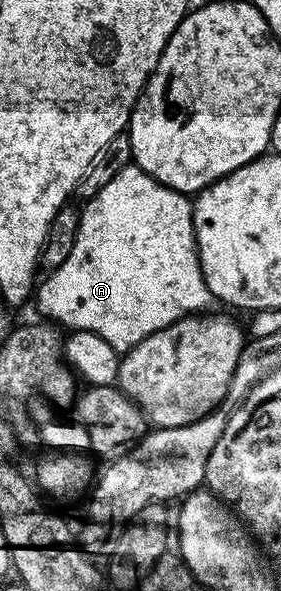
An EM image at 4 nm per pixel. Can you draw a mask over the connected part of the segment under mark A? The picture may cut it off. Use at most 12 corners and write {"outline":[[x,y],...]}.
{"outline":[[135,165],[35,291],[118,353],[213,294],[190,196]]}

